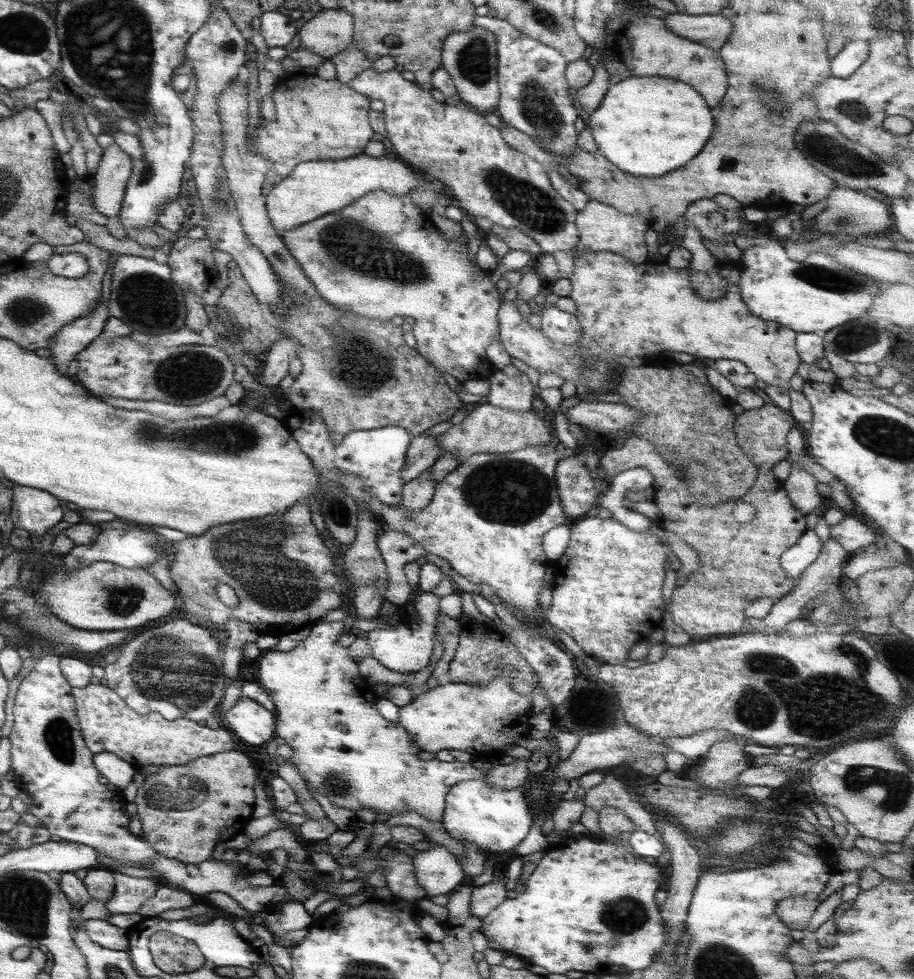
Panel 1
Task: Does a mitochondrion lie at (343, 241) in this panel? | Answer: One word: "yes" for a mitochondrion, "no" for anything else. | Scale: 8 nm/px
yes

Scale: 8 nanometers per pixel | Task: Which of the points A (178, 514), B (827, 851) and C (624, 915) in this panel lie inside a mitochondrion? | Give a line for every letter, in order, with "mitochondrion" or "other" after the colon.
A: other
B: other
C: mitochondrion

